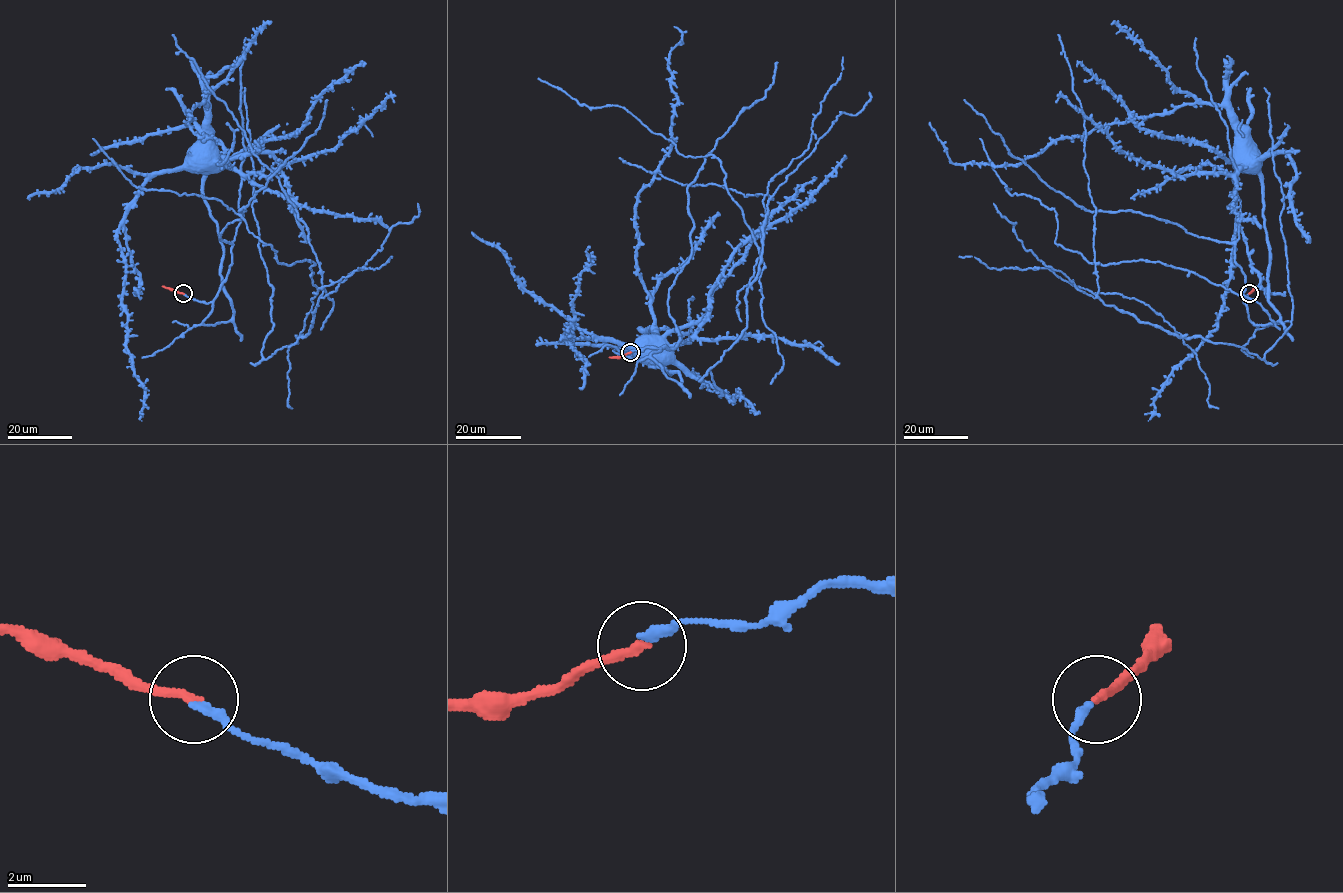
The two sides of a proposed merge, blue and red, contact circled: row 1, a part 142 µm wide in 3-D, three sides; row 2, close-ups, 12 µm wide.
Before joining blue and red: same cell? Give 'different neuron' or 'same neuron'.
same neuron

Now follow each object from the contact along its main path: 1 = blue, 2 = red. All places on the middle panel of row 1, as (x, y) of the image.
1: (630, 351), (674, 348), (680, 337), (690, 342), (686, 343), (688, 339), (672, 345), (655, 343)
2: (630, 352), (609, 357)

